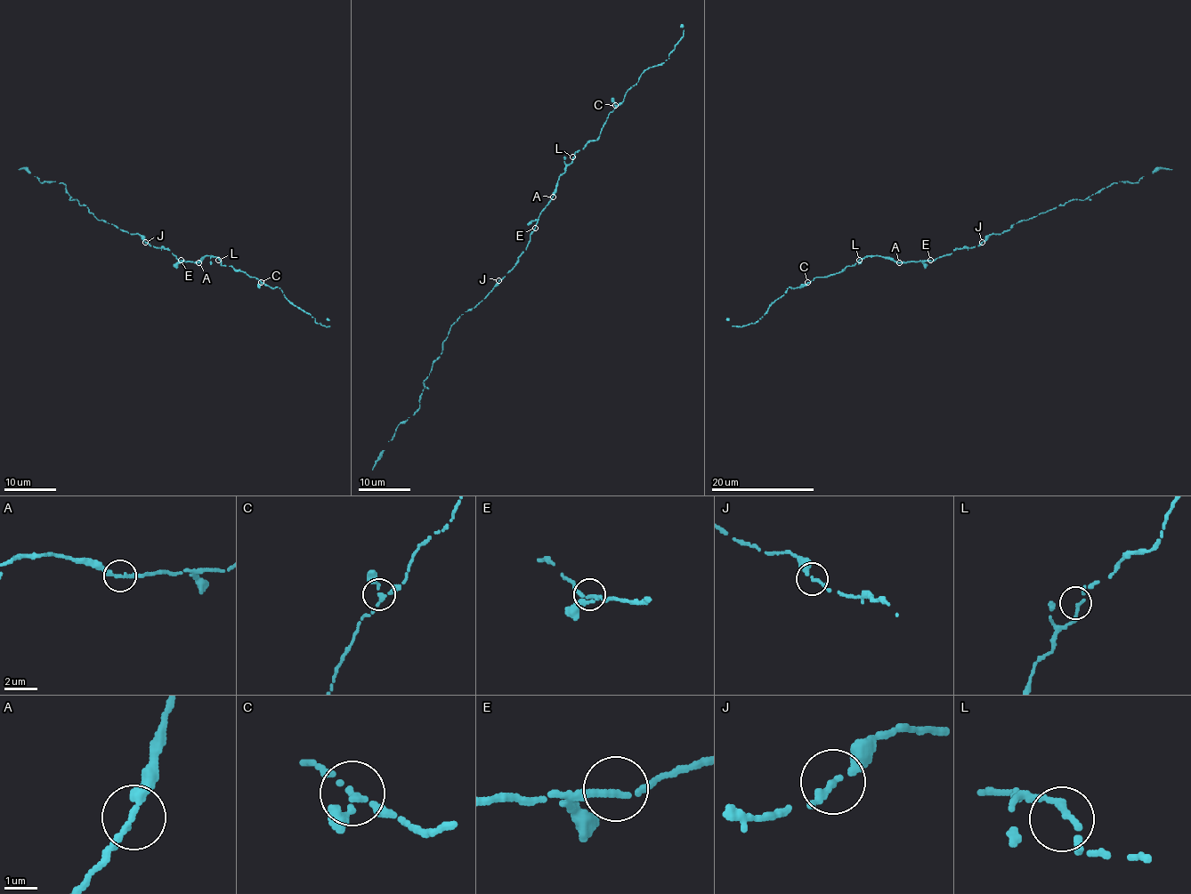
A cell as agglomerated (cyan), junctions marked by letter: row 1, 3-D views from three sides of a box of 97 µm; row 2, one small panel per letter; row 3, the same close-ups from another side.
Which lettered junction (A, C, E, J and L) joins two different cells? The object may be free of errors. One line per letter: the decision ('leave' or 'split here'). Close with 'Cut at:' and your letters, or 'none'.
A: leave
C: leave
E: leave
J: leave
L: leave
Cut at: none

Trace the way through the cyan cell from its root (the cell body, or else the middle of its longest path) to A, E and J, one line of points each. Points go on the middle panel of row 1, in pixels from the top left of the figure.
A: (527, 245), (539, 213), (553, 197)
E: (527, 245), (535, 228)
J: (527, 245), (518, 257), (518, 262), (498, 279)

